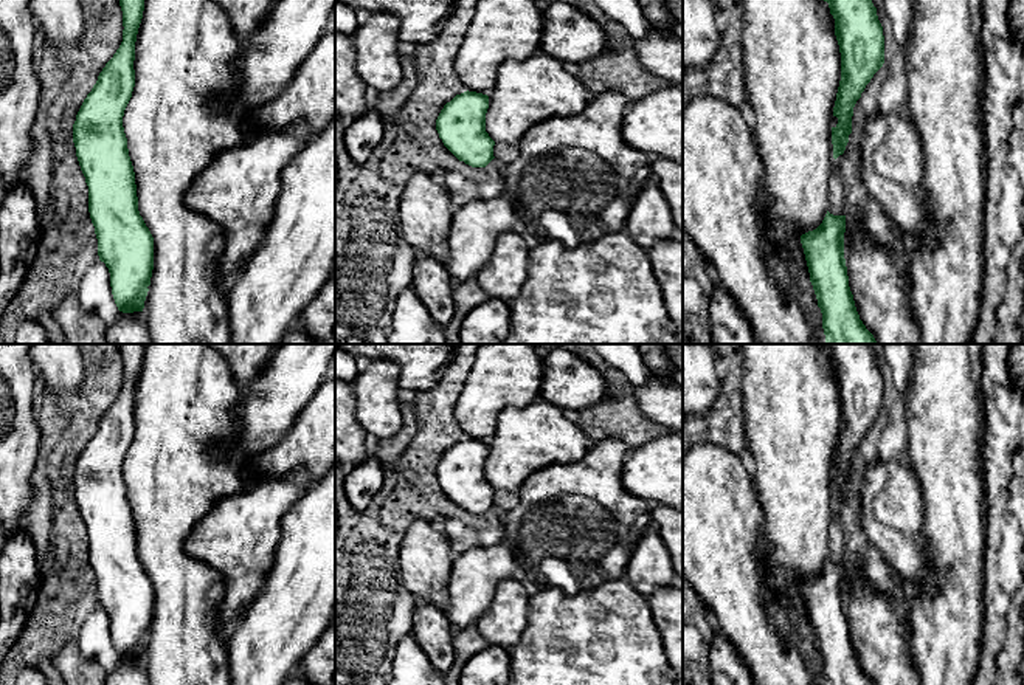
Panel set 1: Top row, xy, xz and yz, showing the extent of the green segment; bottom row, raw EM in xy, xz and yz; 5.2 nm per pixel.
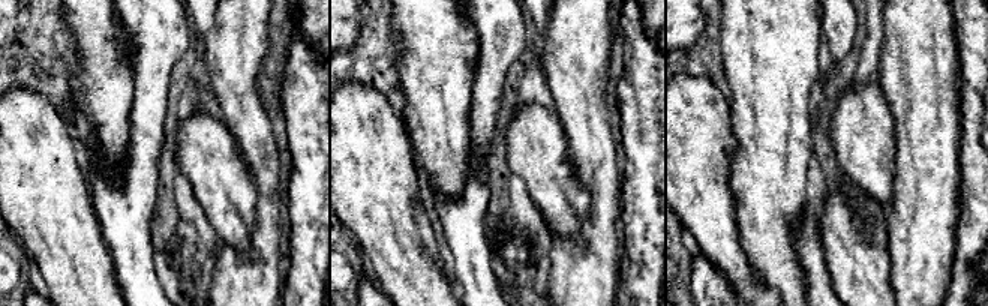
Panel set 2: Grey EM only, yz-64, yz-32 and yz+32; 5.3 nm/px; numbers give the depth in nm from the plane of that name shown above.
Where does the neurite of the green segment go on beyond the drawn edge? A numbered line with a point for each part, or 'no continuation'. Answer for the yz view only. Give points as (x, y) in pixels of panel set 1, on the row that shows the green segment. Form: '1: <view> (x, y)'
no continuation

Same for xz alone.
no continuation

